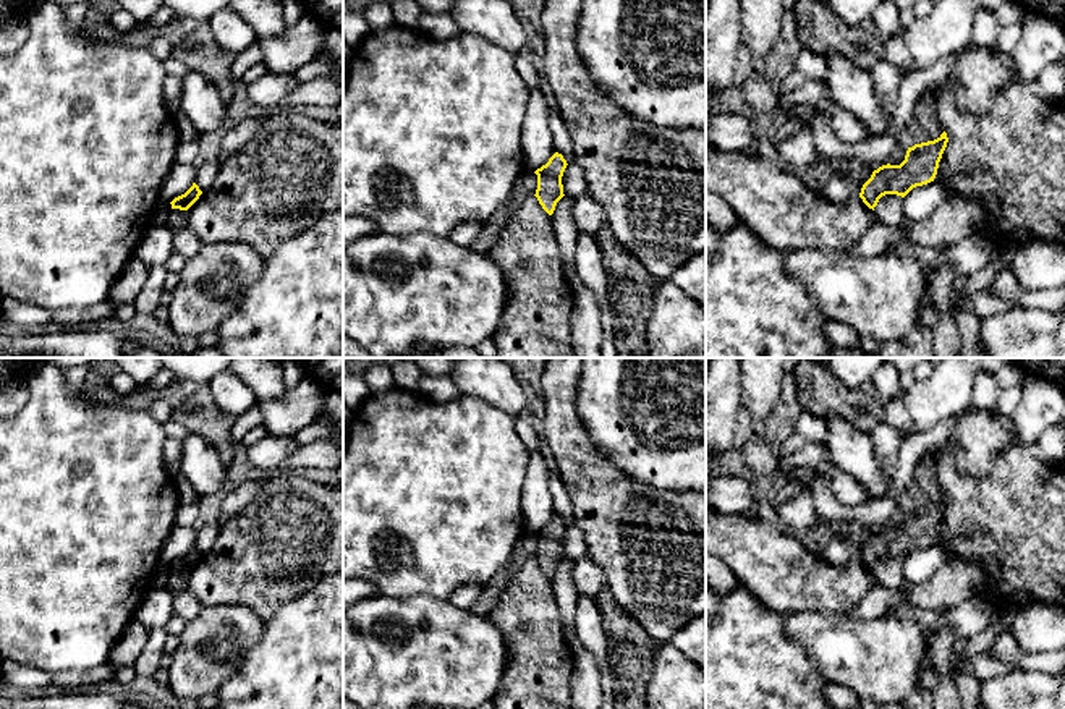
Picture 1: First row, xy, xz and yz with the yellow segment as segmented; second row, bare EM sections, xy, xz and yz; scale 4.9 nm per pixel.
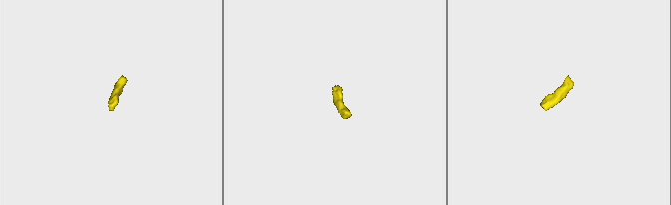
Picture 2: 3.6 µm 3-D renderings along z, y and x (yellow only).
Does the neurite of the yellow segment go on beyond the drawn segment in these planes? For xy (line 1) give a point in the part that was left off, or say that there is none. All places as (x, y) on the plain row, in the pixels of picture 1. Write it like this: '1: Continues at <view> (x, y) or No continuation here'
1: Continues at xy (177, 581)

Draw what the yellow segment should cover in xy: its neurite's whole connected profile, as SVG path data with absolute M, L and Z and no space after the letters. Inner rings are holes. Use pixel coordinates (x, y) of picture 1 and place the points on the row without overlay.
M196 546L181 558L175 560L172 567L172 573L167 580L165 588L168 588L172 592L178 594L186 589L188 583L188 571L199 562L202 554Z

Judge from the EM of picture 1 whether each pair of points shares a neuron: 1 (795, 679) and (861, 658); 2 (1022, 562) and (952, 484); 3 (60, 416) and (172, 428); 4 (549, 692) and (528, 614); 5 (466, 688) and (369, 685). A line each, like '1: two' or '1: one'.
1: two
2: one
3: two
4: one
5: one

